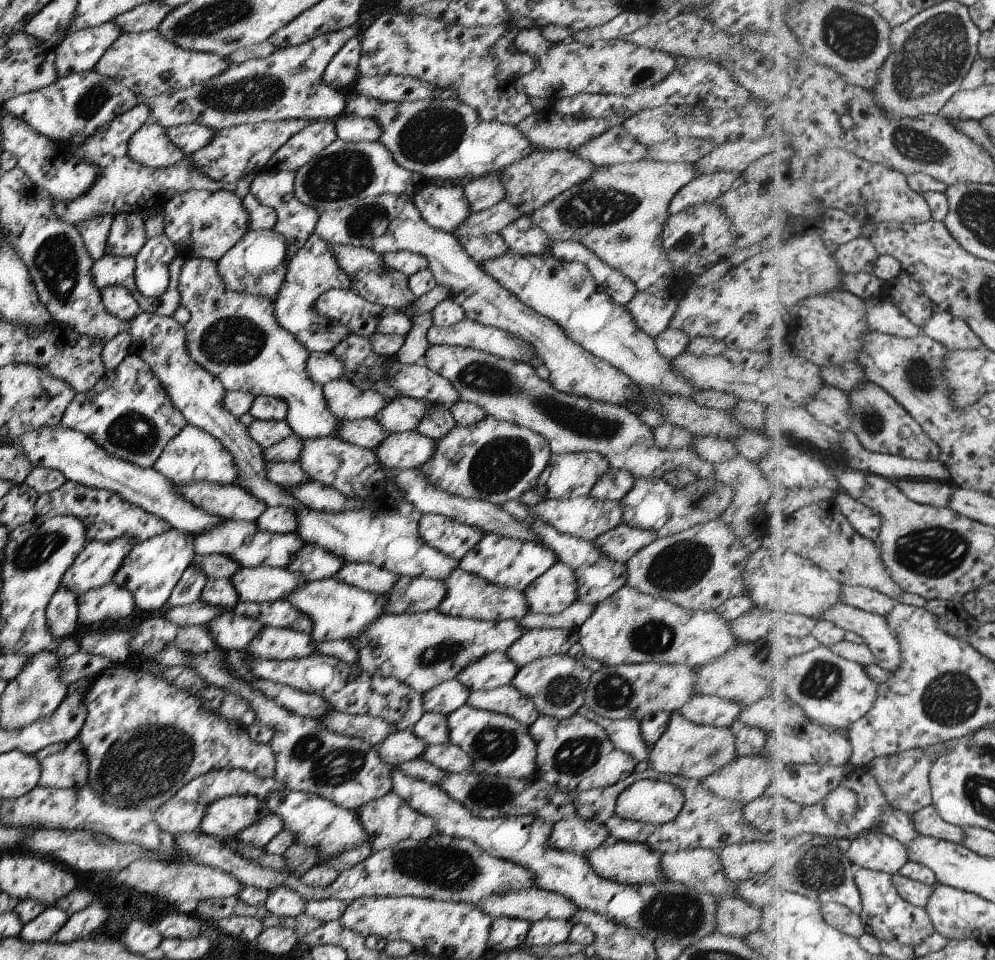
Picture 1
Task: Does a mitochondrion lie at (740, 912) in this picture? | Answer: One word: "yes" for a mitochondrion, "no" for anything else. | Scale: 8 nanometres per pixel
no

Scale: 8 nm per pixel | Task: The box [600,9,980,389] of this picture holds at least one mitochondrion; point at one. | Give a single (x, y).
(918, 146)

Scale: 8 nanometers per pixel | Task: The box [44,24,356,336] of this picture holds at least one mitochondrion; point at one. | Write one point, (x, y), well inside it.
(255, 92)

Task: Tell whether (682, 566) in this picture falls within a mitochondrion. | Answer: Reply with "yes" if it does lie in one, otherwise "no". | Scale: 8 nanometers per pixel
yes

